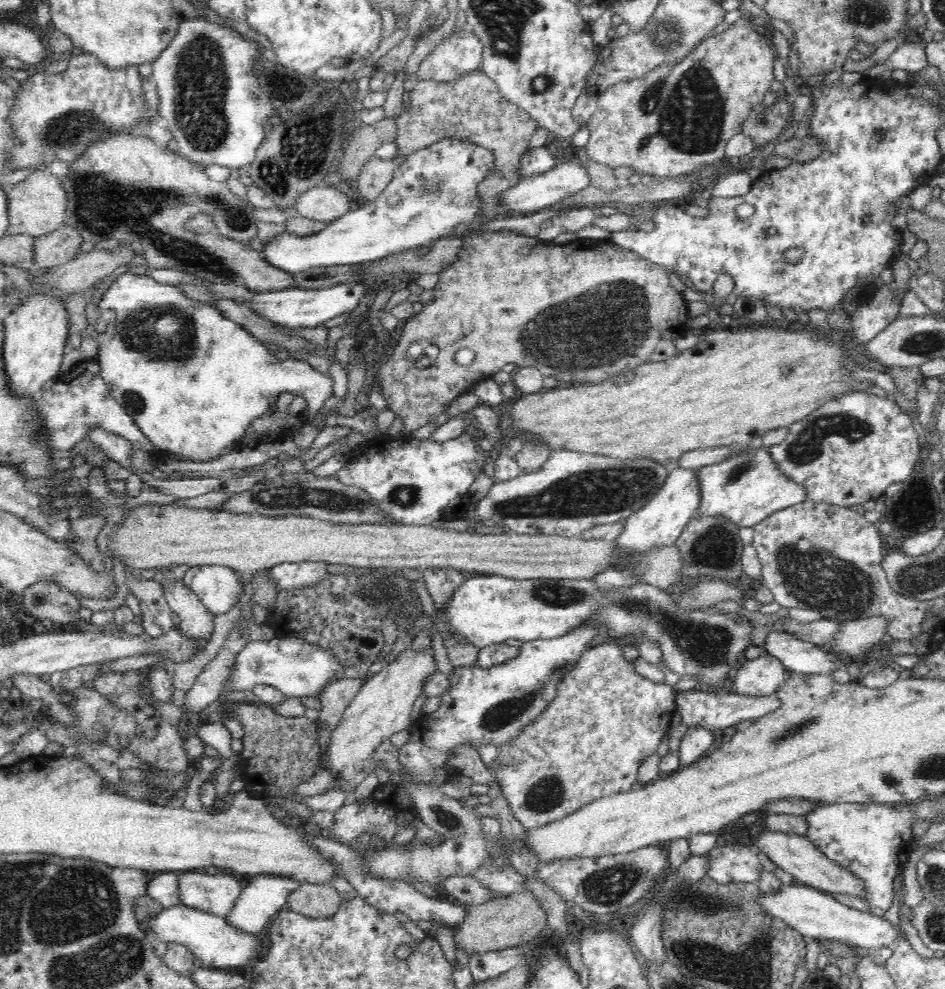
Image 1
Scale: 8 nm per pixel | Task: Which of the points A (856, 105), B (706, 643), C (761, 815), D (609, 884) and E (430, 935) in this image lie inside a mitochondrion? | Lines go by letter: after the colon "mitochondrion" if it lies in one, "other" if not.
A: other
B: mitochondrion
C: other
D: mitochondrion
E: other

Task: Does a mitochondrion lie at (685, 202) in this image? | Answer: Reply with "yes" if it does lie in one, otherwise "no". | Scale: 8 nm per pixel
no

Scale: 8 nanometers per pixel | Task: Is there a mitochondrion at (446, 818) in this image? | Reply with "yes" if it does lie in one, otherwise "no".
yes

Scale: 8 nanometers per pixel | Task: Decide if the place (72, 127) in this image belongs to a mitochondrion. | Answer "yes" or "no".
yes

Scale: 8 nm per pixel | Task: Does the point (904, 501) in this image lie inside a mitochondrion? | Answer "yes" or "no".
no

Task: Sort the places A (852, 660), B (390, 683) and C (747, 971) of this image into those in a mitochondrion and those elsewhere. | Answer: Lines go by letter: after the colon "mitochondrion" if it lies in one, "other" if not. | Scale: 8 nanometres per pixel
A: other
B: other
C: mitochondrion

